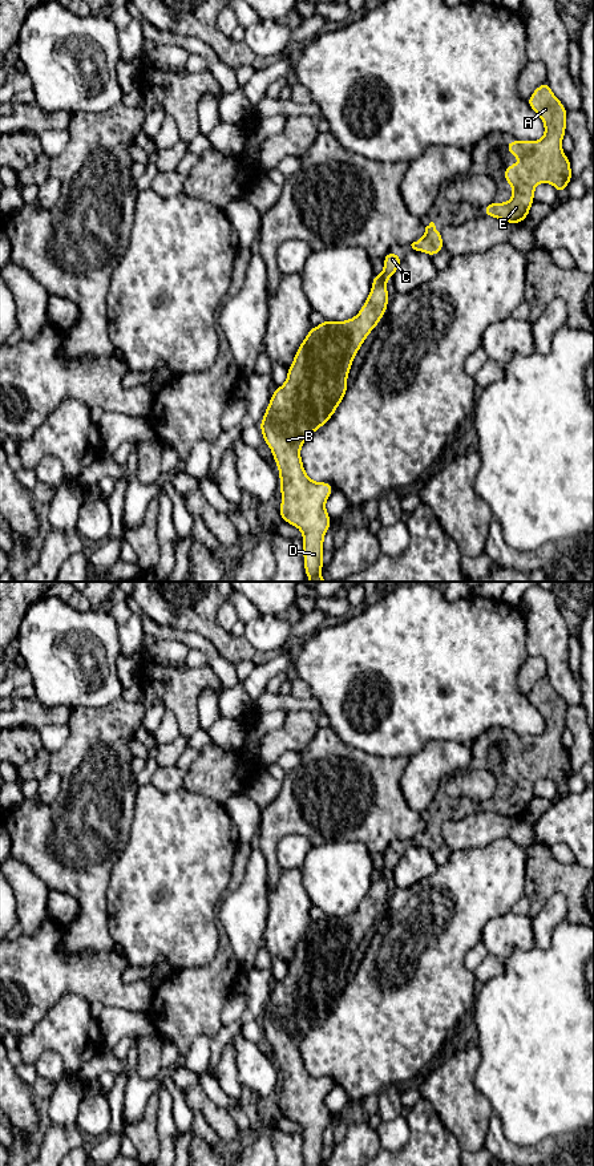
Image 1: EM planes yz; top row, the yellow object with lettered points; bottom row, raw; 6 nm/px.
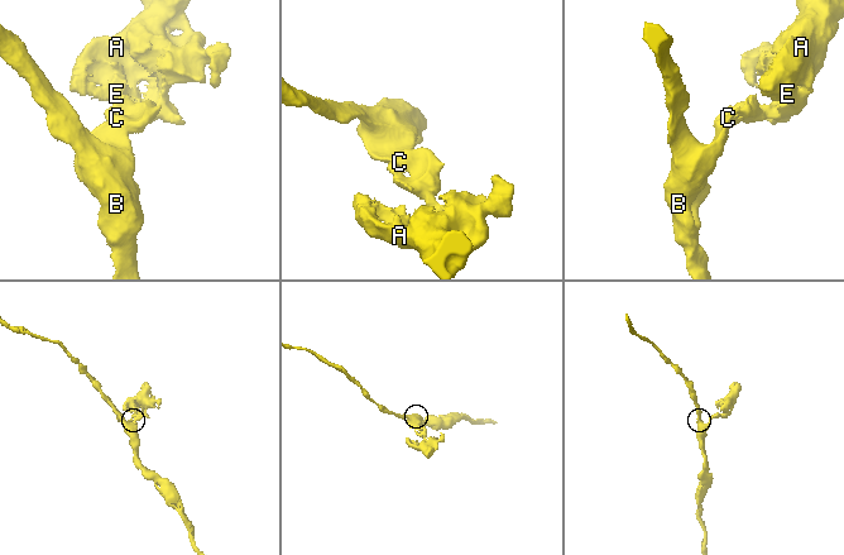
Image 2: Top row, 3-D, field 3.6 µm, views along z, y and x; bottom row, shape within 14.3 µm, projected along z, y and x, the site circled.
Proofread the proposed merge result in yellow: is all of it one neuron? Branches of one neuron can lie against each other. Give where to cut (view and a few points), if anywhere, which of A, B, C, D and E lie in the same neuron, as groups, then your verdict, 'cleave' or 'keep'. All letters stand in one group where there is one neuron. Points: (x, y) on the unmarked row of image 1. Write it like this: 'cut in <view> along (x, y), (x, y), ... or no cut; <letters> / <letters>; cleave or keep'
no cut; A B C D E; keep

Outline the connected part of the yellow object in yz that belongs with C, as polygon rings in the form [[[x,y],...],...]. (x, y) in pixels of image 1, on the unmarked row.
[[[388,846],[383,857],[383,869],[373,870],[371,887],[357,911],[346,916],[324,915],[320,920],[311,922],[287,965],[286,977],[271,989],[259,1020],[263,1036],[271,1044],[279,1065],[279,1085],[282,1088],[279,1113],[303,1127],[304,1166],[322,1166],[324,1163],[322,1158],[326,1146],[323,1135],[332,1114],[326,1106],[326,1096],[335,1082],[330,1077],[314,1077],[304,1068],[300,1042],[336,1007],[348,985],[347,972],[352,963],[352,955],[388,903],[387,874],[393,873],[403,854]]]

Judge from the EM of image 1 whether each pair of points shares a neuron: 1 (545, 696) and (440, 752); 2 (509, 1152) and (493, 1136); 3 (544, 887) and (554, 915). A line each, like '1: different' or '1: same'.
1: different
2: same
3: different

